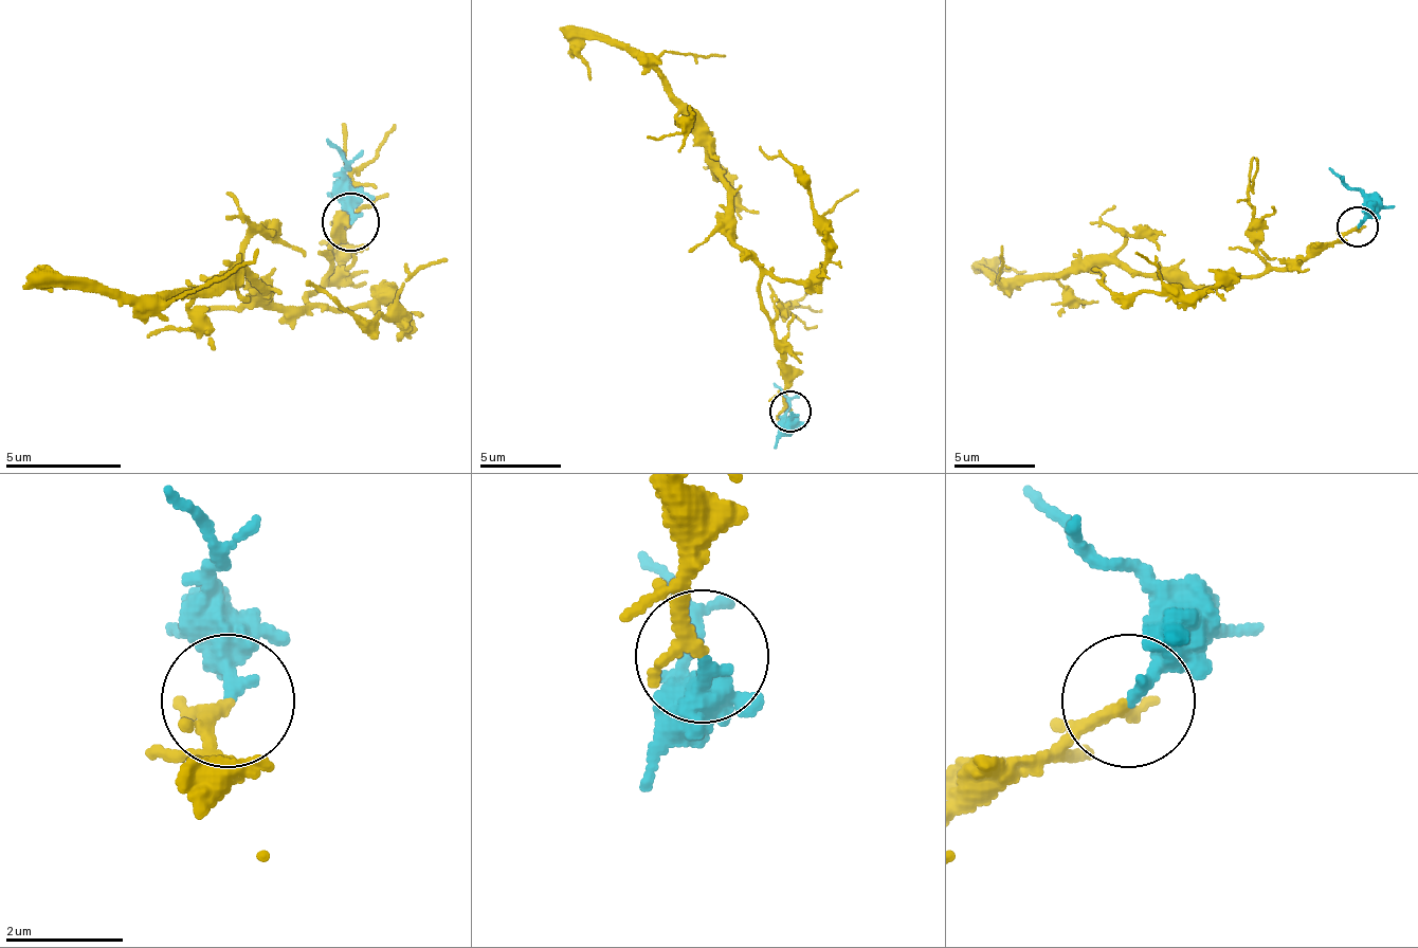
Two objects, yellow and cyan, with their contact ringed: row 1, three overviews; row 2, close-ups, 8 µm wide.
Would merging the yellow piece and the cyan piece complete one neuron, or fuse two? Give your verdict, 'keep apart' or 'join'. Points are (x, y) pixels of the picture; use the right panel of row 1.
join

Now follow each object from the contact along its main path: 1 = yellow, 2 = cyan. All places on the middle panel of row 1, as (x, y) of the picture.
1: (792, 411), (759, 263), (734, 238), (709, 128), (648, 67), (595, 38), (583, 47), (591, 79)
2: (792, 411), (787, 418), (787, 394), (775, 382)

